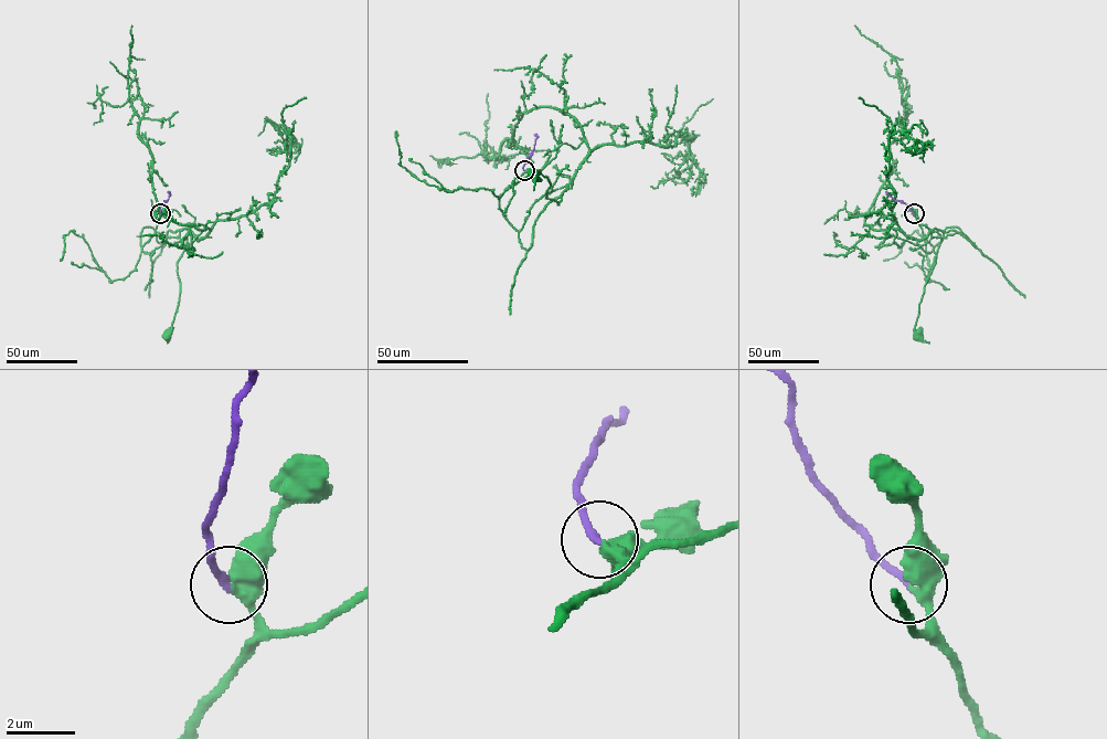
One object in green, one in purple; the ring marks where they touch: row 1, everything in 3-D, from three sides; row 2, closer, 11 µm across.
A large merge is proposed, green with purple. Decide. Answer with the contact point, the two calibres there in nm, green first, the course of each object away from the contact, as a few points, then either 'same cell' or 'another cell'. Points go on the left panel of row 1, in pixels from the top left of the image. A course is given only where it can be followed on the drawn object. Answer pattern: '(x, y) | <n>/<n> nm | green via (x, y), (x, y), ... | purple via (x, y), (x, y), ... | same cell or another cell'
(160, 213) | 460/240 nm | green via (160, 213), (142, 246), (144, 227), (162, 246), (169, 230), (191, 232), (177, 263), (179, 303), (167, 336) | purple via (160, 213), (161, 204), (170, 194), (168, 191) | same cell

